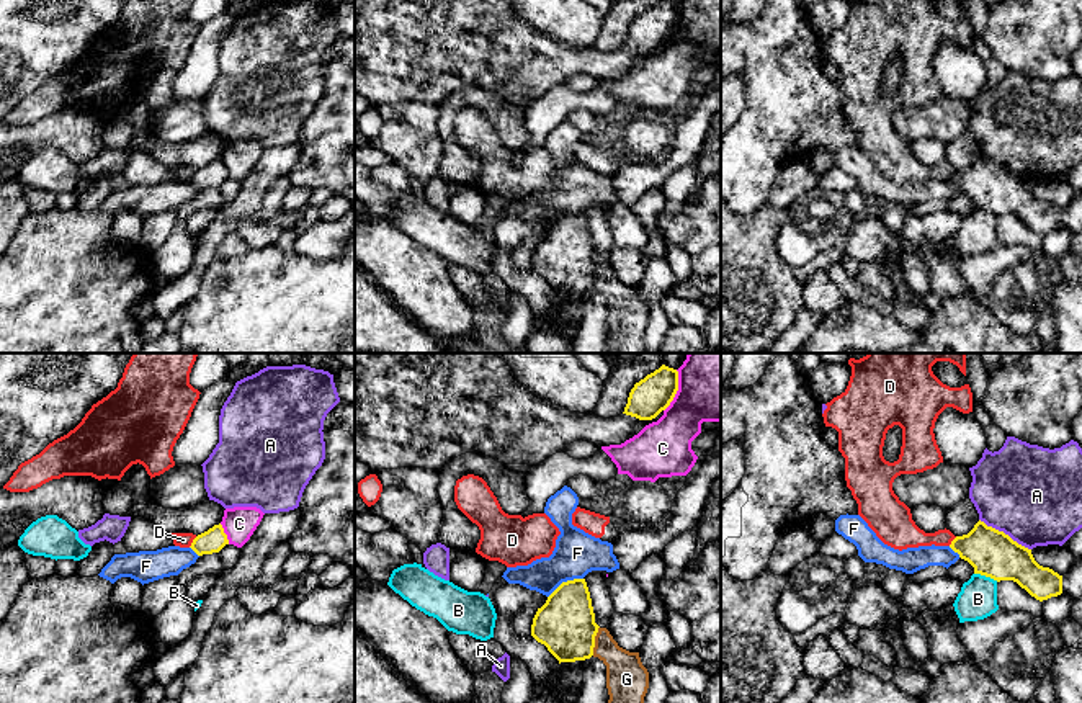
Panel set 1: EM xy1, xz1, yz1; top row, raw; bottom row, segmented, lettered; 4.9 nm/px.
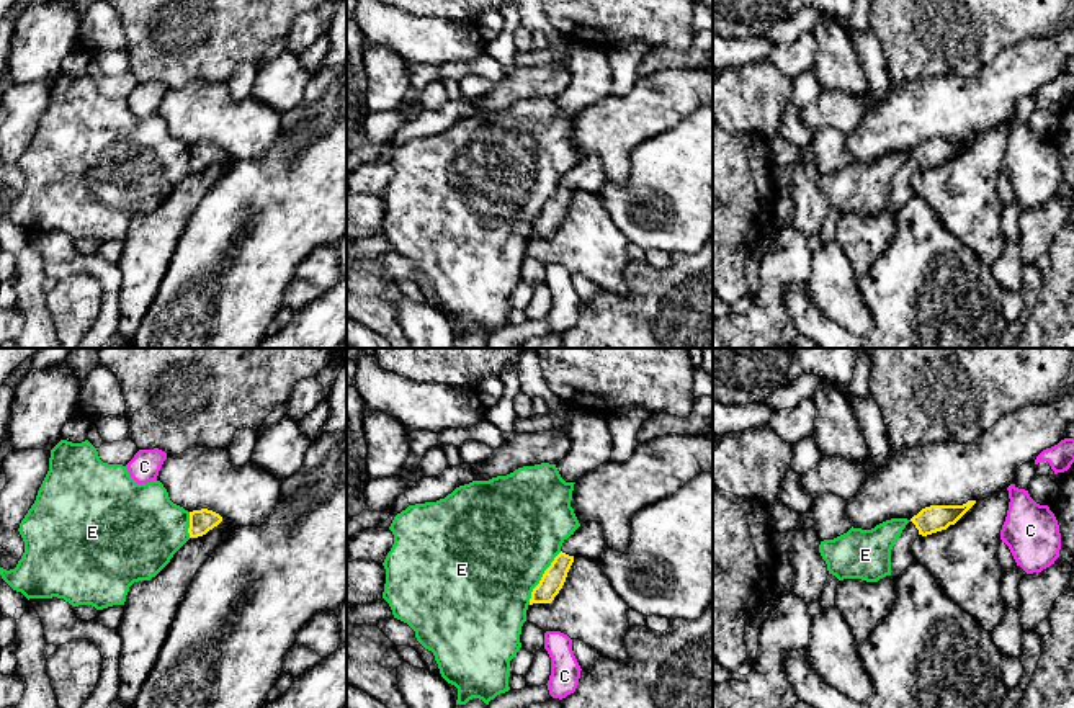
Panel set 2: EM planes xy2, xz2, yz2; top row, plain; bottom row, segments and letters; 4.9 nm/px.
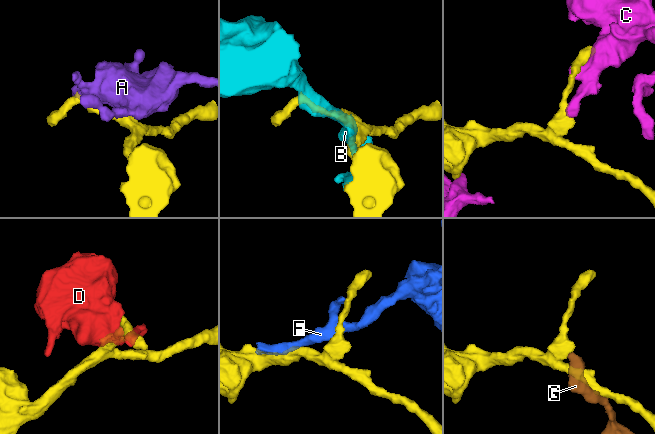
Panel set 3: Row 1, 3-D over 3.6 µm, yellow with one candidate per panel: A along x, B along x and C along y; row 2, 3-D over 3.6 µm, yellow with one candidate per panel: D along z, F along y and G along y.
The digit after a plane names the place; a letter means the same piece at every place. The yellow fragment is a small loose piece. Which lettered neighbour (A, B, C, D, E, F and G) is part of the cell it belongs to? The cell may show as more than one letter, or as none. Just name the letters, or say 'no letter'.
no letter

